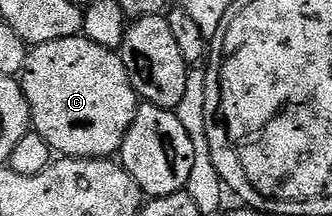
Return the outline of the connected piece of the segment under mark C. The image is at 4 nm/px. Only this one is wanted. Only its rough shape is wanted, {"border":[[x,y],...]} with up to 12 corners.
{"border":[[82,34],[34,45],[33,131],[114,157],[141,103],[122,55]]}

